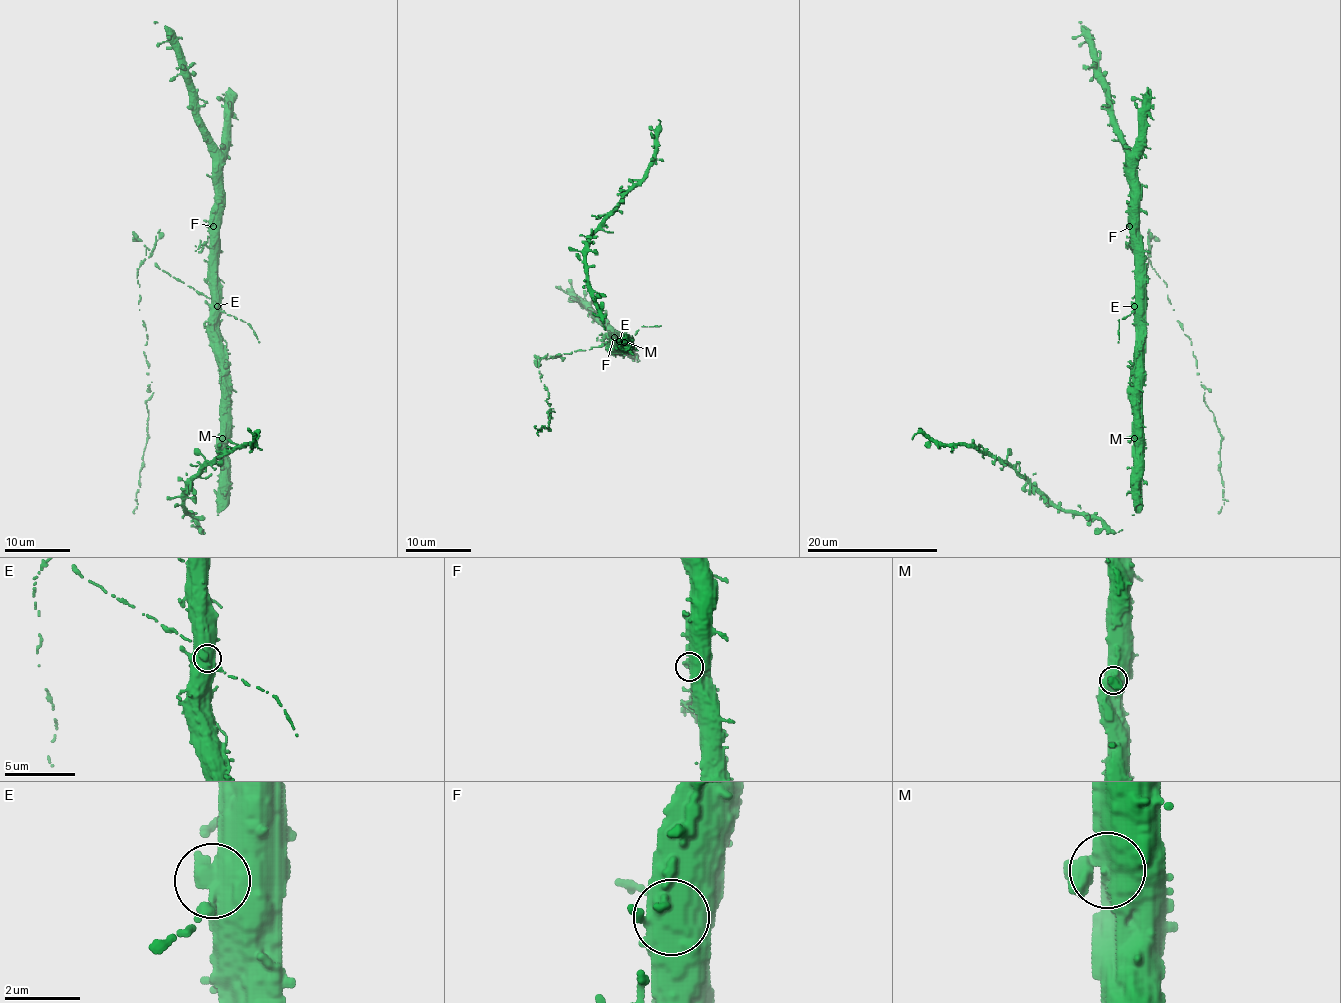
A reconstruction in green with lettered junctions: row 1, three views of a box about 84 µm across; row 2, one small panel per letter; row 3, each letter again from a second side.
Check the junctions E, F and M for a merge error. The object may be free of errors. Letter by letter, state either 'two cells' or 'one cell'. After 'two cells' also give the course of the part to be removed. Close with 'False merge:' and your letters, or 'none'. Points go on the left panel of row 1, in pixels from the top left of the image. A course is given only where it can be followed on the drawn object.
E: two cells | (218, 307), (162, 271), (152, 256), (137, 271), (154, 392), (145, 403), (134, 513)
F: one cell
M: one cell
False merge: E

